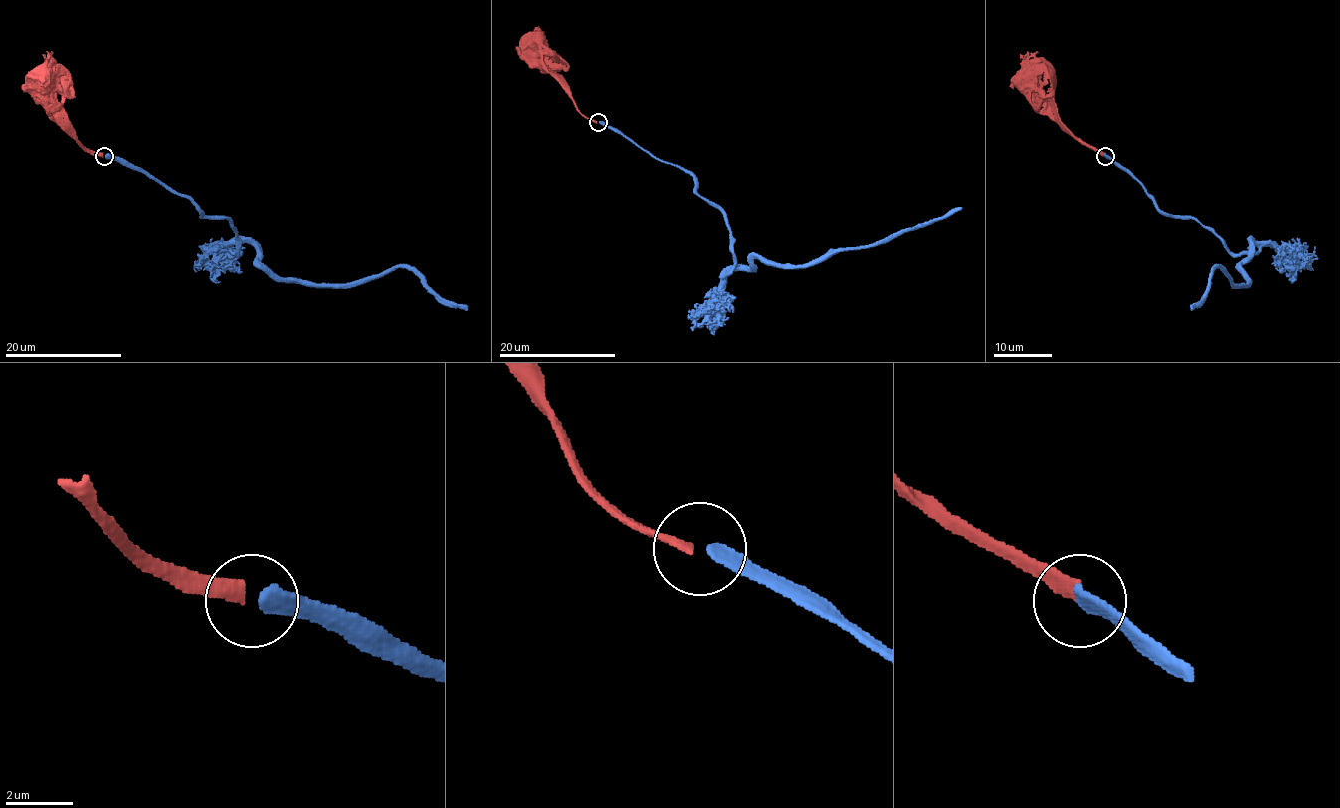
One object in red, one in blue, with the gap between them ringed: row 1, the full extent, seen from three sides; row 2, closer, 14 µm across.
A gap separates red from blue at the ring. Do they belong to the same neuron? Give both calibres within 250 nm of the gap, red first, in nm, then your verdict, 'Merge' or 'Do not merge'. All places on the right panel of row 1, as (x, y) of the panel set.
Thickness 360 nm (red) against 400 nm. Merge

